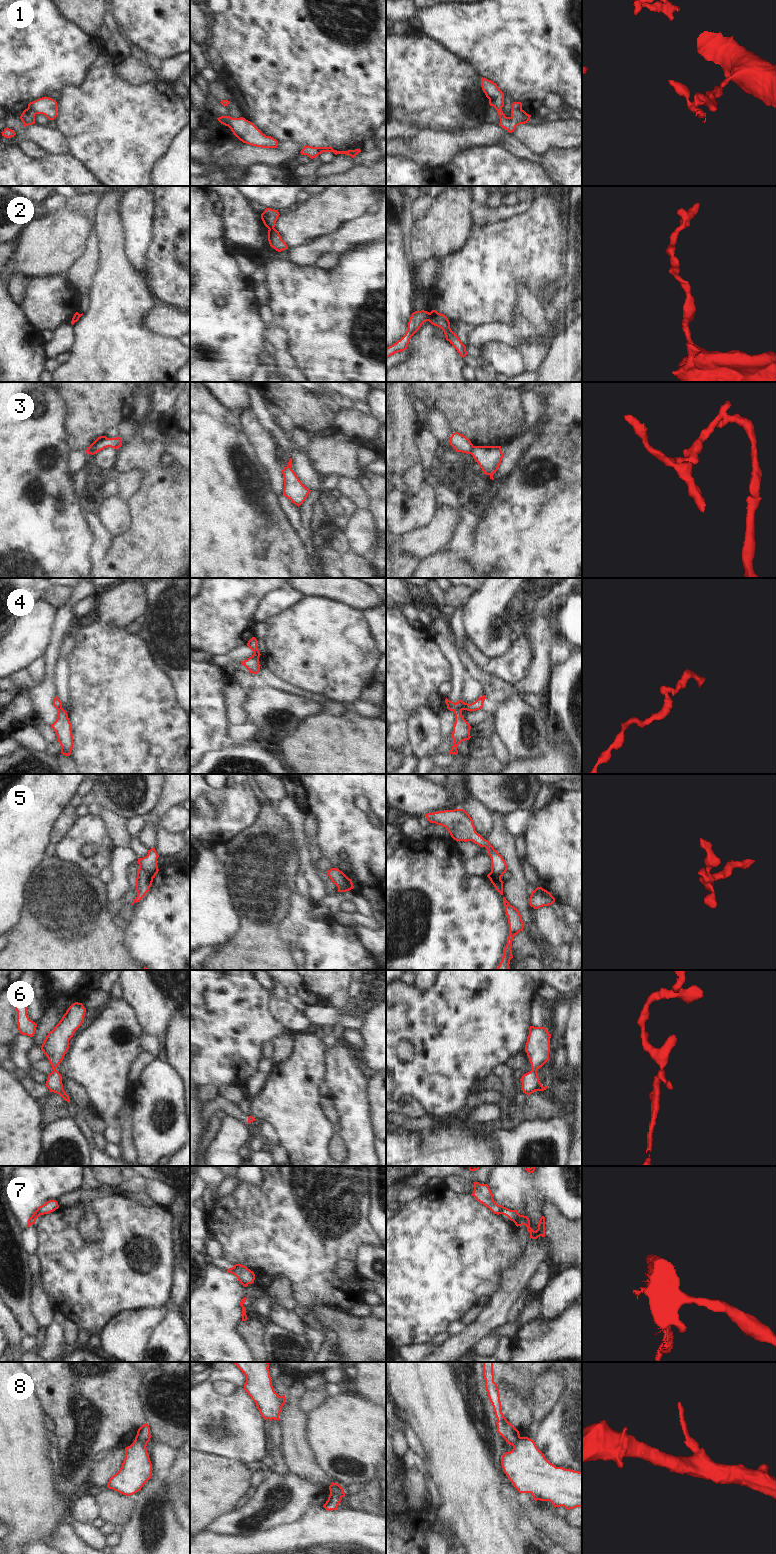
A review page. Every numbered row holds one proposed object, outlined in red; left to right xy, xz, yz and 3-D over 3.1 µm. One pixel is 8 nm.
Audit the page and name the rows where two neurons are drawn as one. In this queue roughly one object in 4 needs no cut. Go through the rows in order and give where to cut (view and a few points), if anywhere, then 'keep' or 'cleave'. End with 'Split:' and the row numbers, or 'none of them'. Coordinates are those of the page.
1: xz (229, 116), (224, 119), (228, 125) | cleave
2: yz (429, 313), (427, 320) | cleave
3: yz (473, 446), (473, 450), (470, 453) | cleave
4: yz (461, 709), (454, 711) | cleave
5: xy (139, 865), (152, 878) | cleave
6: no cut | keep
7: xy (42, 1205), (39, 1214) | cleave
8: xy (135, 1439), (146, 1443) | cleave
Split: 1, 2, 3, 4, 5, 7, 8

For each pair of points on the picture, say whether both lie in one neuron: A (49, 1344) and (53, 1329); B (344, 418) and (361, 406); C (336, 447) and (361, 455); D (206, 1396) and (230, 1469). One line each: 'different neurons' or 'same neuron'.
A: same neuron
B: different neurons
C: different neurons
D: different neurons

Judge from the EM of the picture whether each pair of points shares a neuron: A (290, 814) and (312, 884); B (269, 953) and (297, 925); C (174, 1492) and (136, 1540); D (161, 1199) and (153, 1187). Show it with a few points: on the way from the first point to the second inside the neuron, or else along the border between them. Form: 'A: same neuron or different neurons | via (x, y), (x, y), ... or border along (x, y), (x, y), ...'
A: same neuron | via (297, 831), (304, 853), (304, 867)
B: different neurons | border along (284, 916), (279, 925), (278, 935), (289, 945)
C: different neurons | border along (163, 1477), (165, 1495), (172, 1513), (178, 1521)
D: same neuron | via (161, 1196), (156, 1190)

